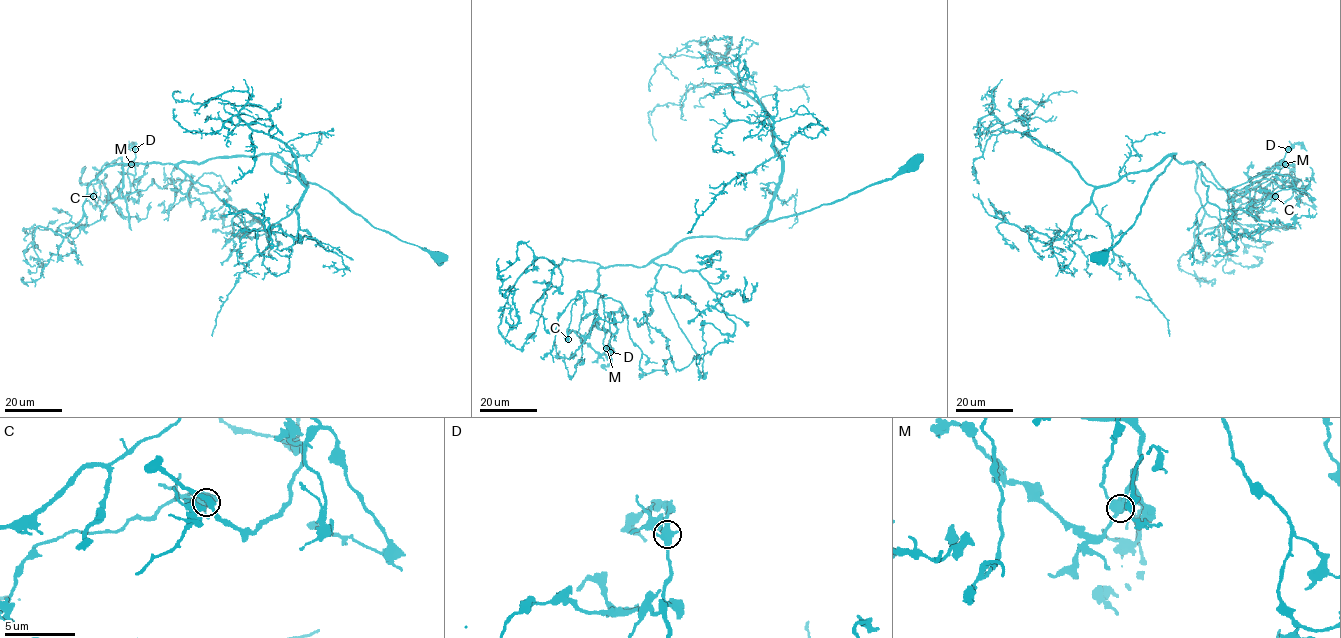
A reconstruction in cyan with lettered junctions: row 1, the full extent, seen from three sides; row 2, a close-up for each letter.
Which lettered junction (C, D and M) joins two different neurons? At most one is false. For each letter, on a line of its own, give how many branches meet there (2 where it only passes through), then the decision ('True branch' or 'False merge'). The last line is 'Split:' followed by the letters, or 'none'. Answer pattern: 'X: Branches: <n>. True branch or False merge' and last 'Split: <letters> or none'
C: Branches: 4. True branch
D: Branches: 4. True branch
M: Branches: 4. False merge
Split: M

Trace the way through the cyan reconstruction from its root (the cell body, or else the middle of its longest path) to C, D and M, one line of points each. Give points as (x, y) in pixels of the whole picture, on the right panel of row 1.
C: (1100, 256), (1133, 224), (1172, 153), (1182, 163), (1206, 166), (1226, 192), (1233, 218), (1241, 204), (1275, 196)
D: (1100, 256), (1133, 224), (1172, 153), (1182, 163), (1203, 163), (1230, 198), (1251, 191), (1288, 149)
M: (1100, 256), (1133, 224), (1172, 153), (1182, 163), (1203, 163), (1229, 198), (1251, 191), (1266, 173), (1285, 164)

